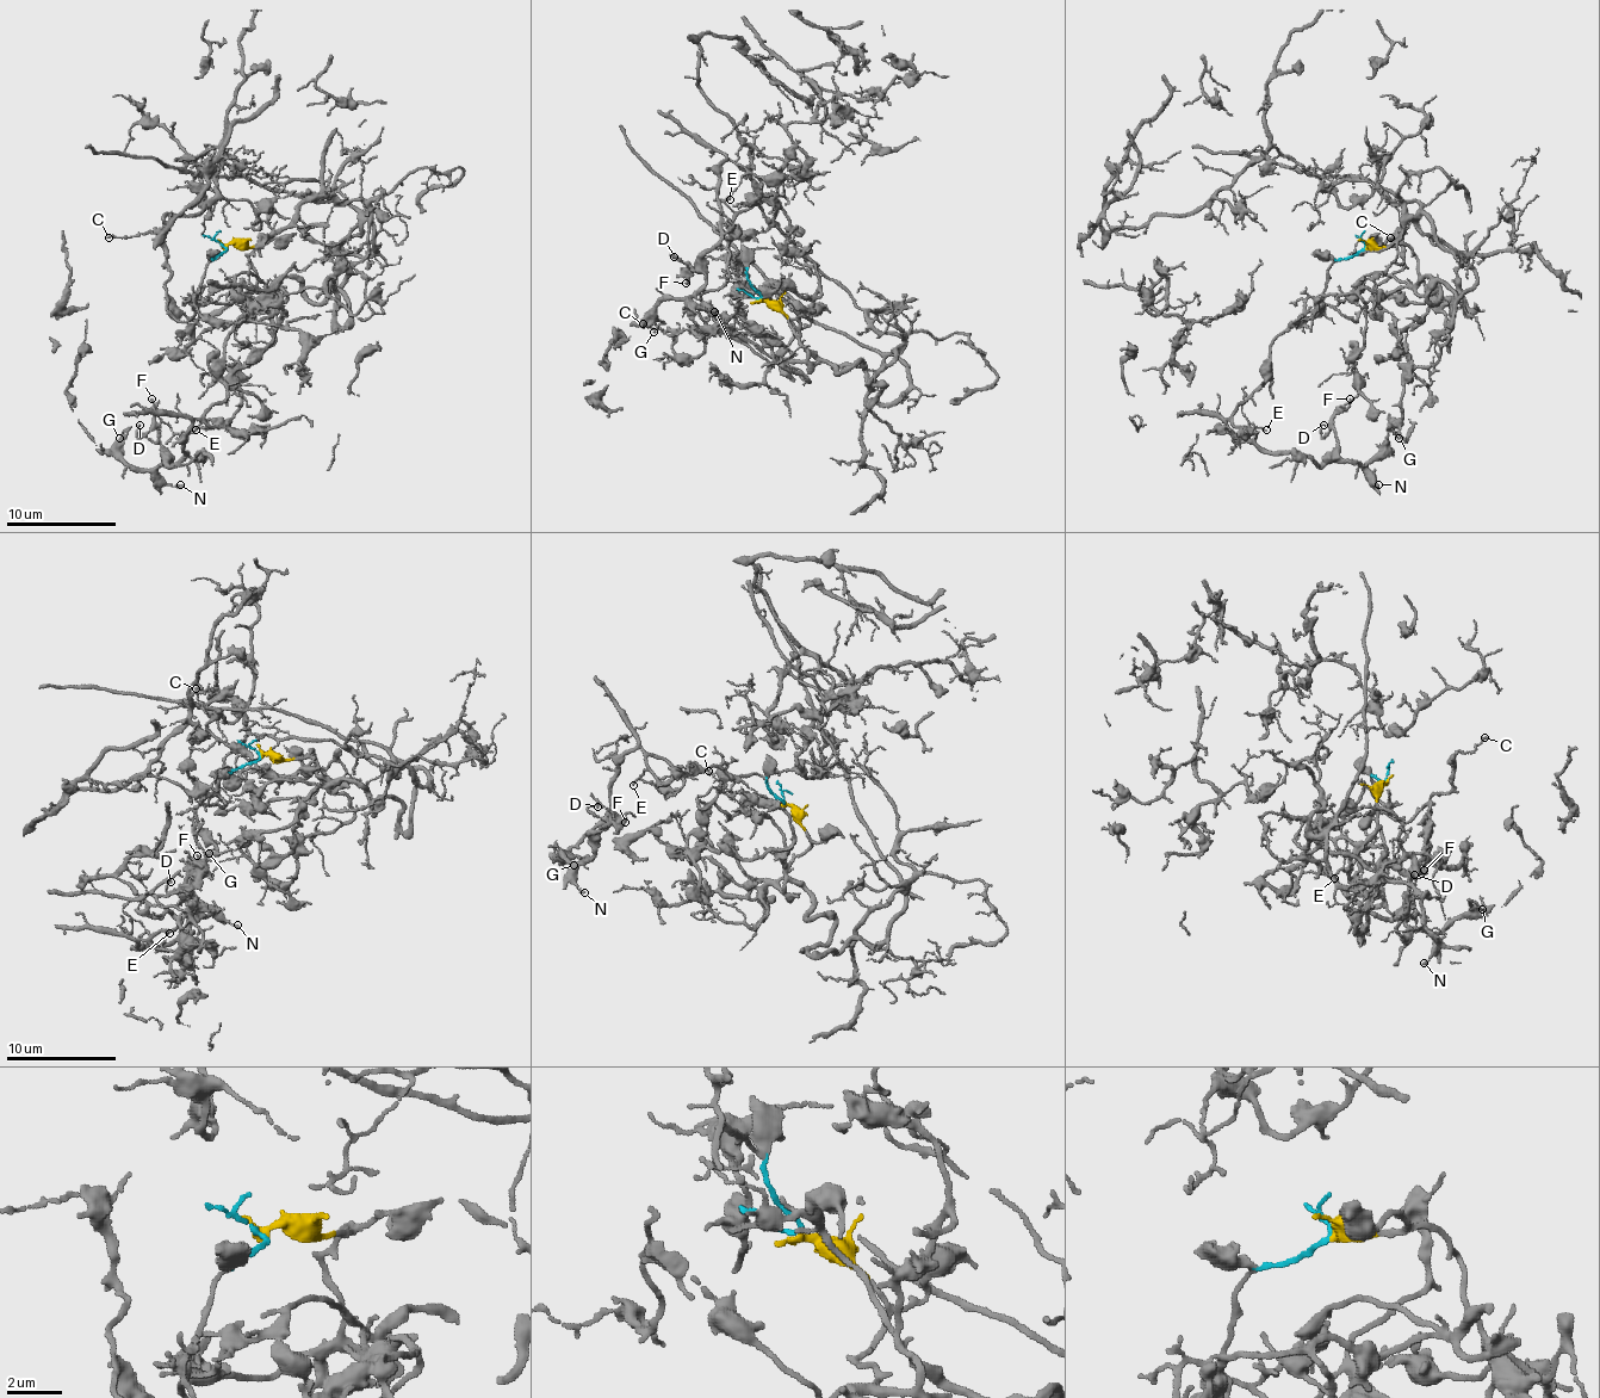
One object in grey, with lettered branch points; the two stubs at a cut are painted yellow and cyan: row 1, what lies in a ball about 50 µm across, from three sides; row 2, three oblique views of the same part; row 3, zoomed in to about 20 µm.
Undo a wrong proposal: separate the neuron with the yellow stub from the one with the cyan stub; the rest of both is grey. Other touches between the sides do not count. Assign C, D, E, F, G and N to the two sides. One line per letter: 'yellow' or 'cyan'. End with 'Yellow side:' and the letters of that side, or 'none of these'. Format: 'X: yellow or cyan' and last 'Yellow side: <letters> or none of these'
C: cyan
D: cyan
E: cyan
F: cyan
G: cyan
N: cyan
Yellow side: none of these

